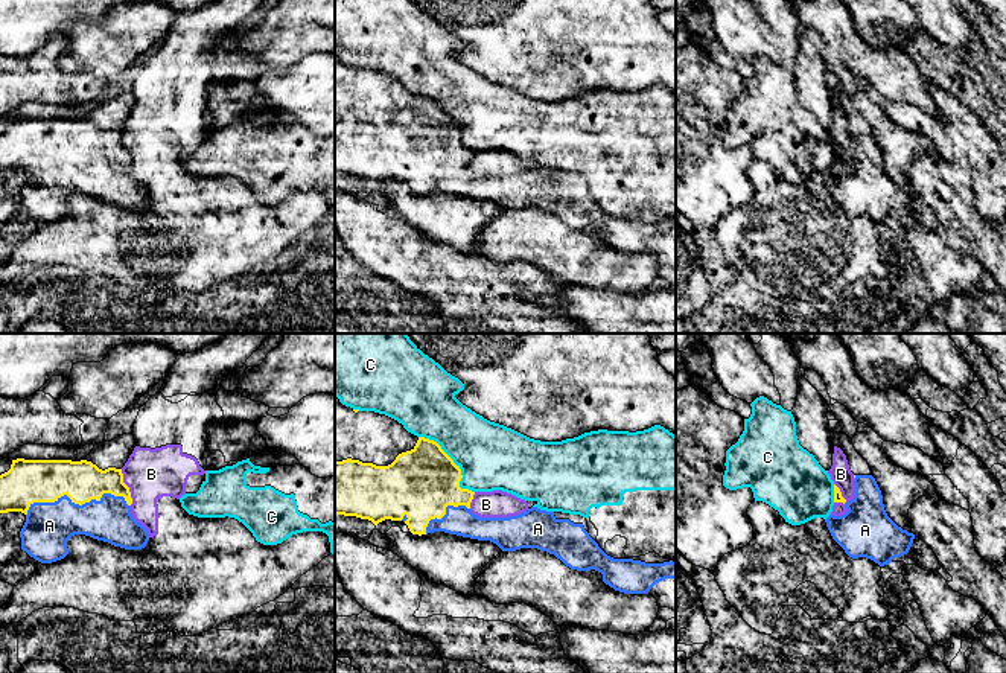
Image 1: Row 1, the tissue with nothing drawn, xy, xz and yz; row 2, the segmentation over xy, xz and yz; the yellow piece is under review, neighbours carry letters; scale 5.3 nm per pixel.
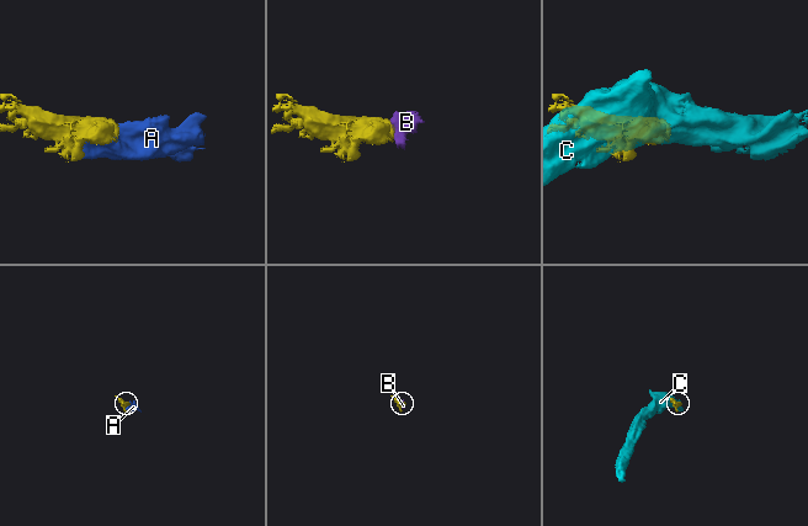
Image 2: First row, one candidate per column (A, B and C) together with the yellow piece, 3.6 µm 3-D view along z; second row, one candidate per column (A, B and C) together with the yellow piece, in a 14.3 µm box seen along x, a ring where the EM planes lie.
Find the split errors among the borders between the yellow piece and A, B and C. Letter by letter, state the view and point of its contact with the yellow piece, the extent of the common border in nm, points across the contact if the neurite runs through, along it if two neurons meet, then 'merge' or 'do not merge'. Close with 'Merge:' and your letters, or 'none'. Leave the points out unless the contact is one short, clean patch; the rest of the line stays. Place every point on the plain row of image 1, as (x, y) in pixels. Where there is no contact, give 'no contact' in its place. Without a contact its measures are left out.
A: contact xy (76, 162); length 550 nm; merge
B: contact xy (128, 146); length 200 nm; border xy (120, 128), (131, 163); do not merge
C: contact xz (454, 122); length 420 nm; do not merge
Merge: A

